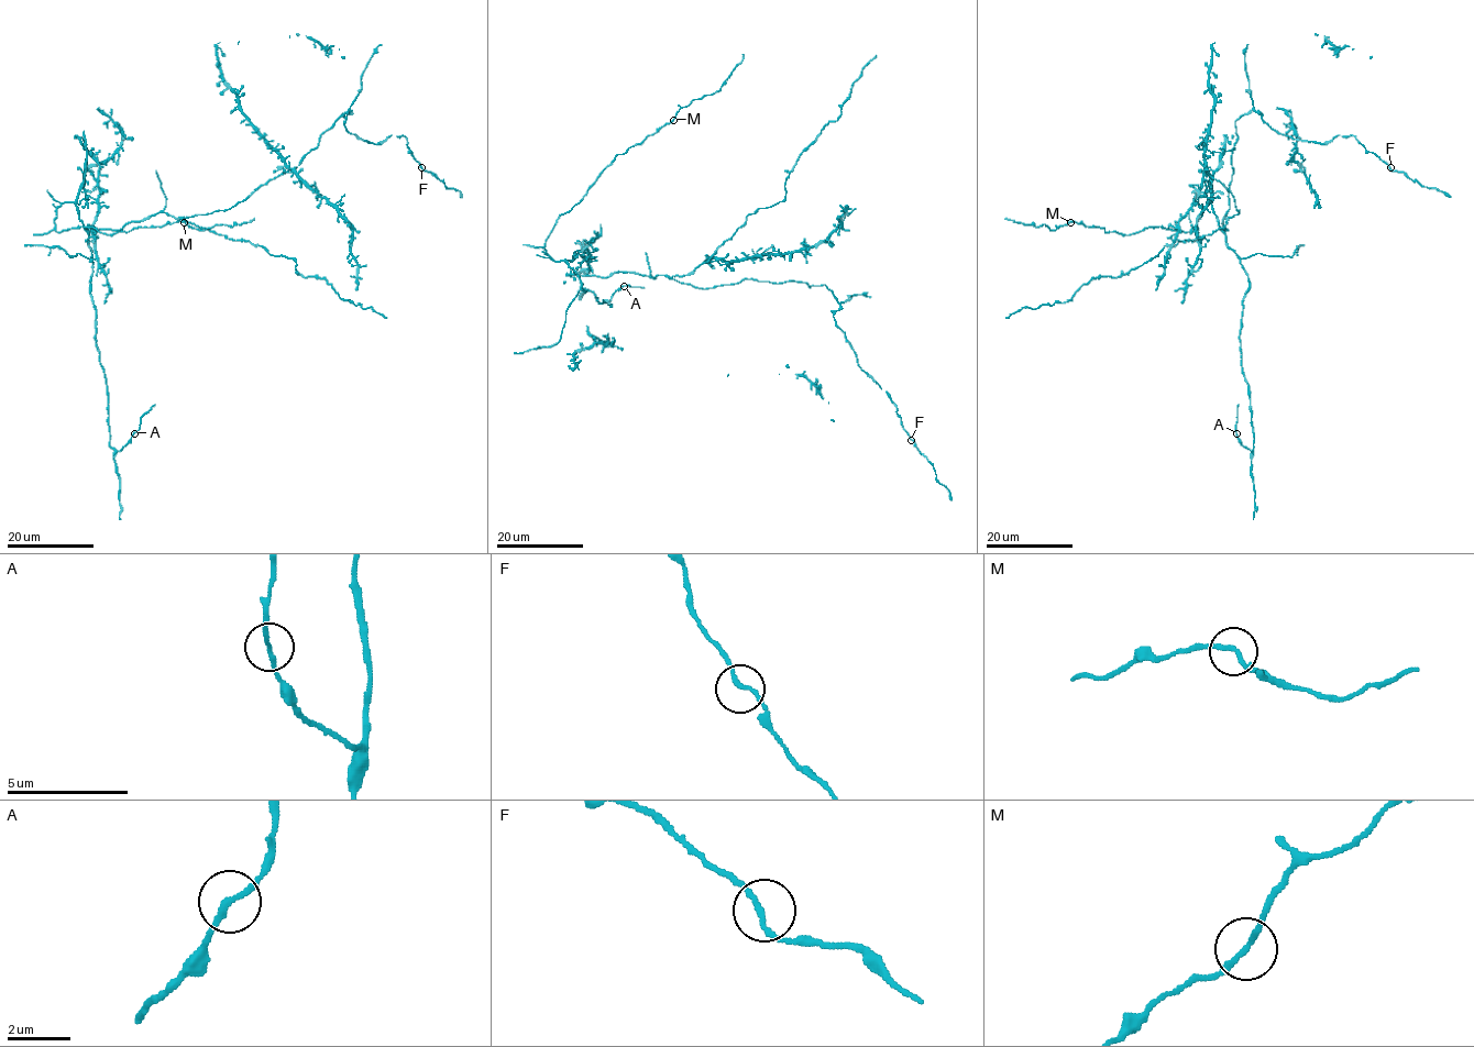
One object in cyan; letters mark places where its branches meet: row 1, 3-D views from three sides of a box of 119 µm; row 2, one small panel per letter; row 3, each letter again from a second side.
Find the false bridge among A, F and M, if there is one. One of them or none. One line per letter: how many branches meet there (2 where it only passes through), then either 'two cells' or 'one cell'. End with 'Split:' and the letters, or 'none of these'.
A: 2 branches meet; one cell
F: 2 branches meet; one cell
M: 2 branches meet; one cell
Split: none of these

